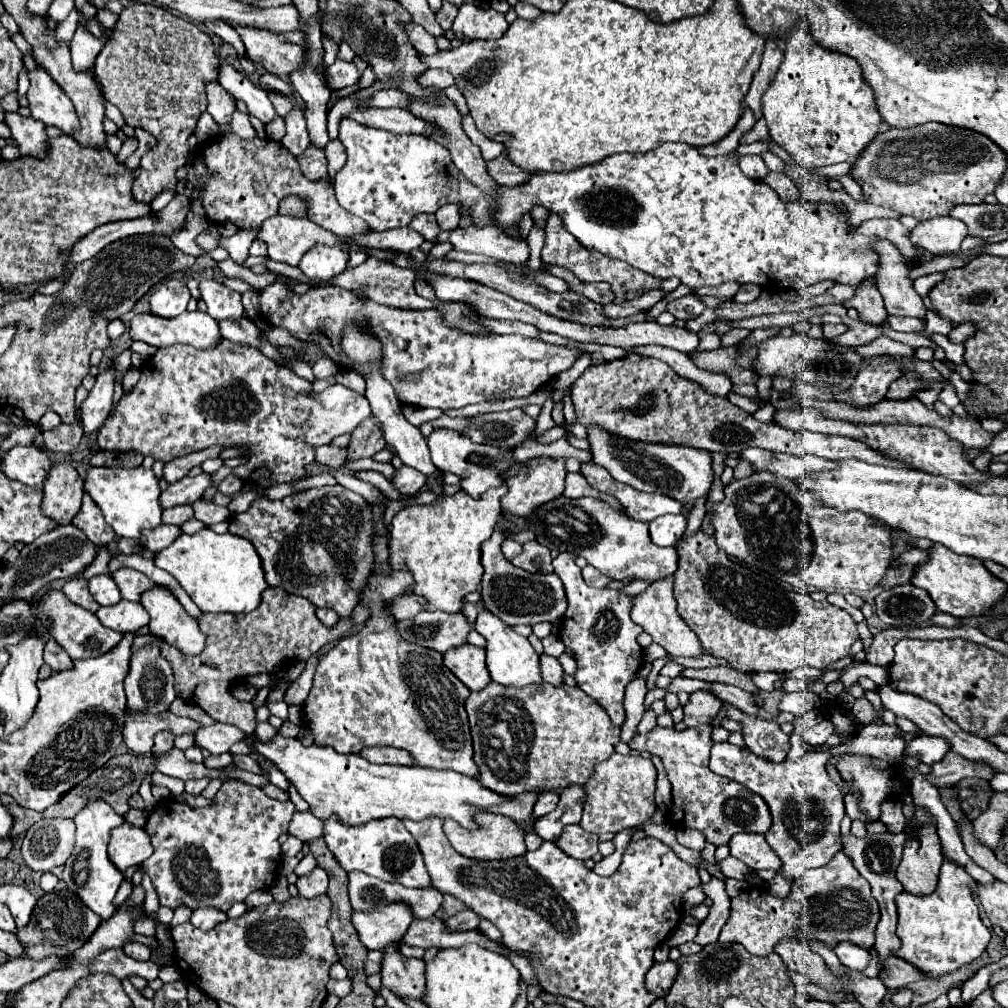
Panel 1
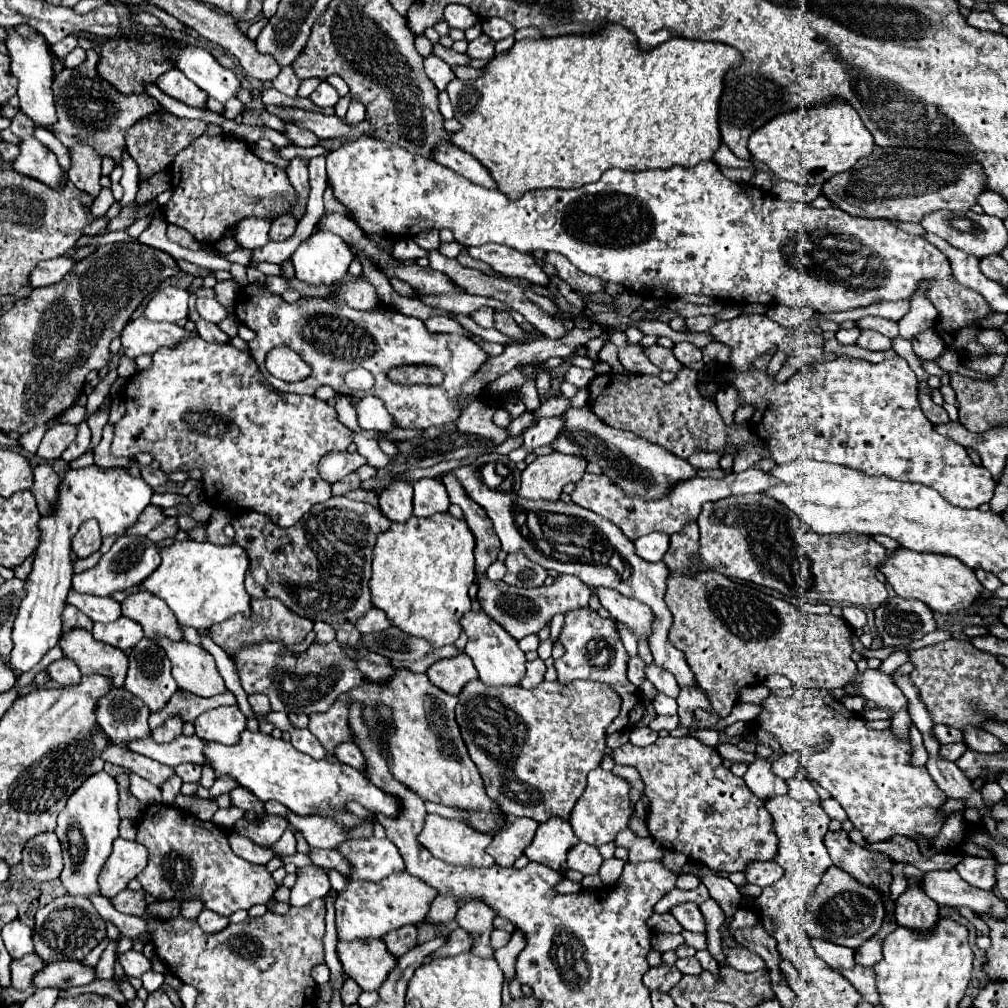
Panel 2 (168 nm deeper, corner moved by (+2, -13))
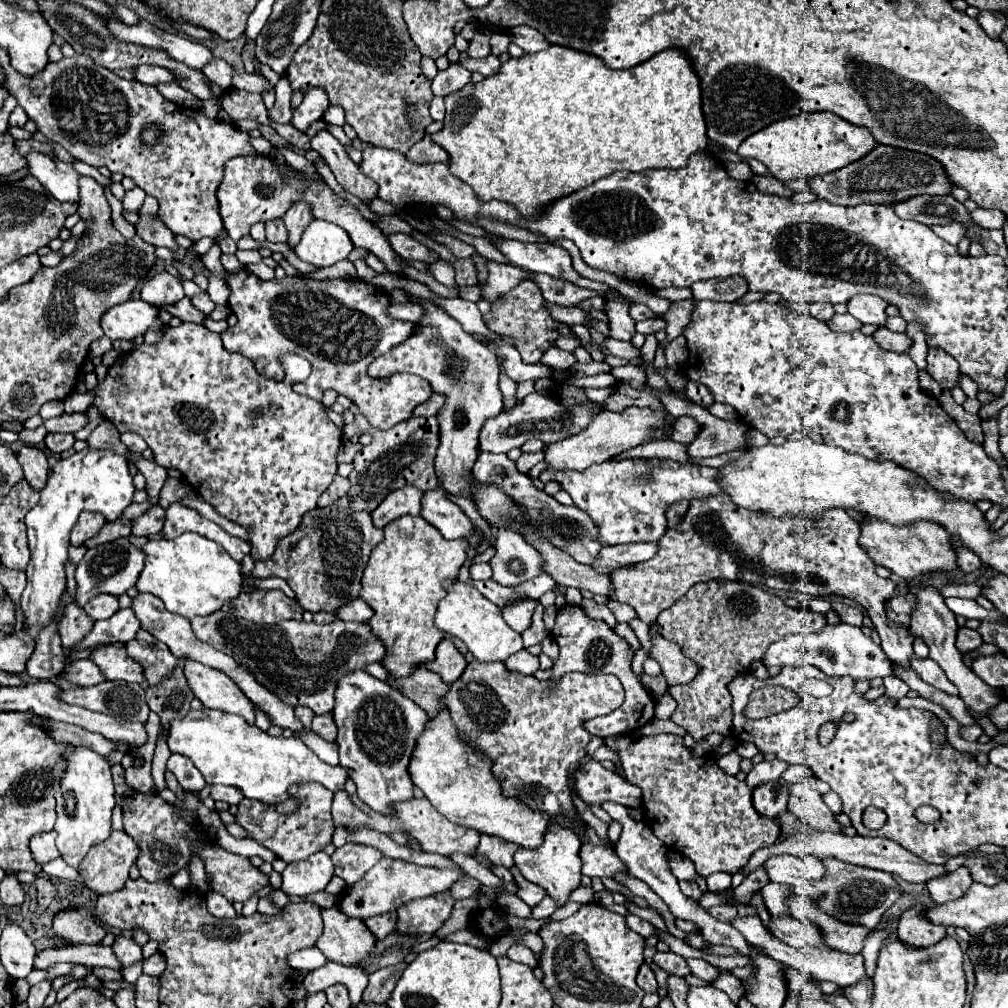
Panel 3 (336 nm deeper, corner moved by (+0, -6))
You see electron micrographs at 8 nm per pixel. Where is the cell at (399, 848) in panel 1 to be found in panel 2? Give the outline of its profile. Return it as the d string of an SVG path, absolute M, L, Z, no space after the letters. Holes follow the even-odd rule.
M350 839L336 847L350 865L352 881L382 881L392 873L404 873L404 859L390 839Z

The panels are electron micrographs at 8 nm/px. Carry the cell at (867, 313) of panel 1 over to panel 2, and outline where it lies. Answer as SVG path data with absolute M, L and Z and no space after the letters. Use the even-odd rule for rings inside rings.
M860 331L860 337L858 337L856 345L864 347L864 349L870 349L870 351L886 351L886 349L892 347L892 341L878 335L876 331Z

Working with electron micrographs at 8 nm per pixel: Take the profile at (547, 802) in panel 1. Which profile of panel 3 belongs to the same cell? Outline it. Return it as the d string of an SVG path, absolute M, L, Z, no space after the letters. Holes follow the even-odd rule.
M482 834L480 836L480 844L476 846L474 856L482 854L482 856L488 856L488 860L492 860L492 864L496 864L496 866L500 864L500 866L510 868L514 864L512 856L514 856L516 850L518 850L518 846L512 844L512 842L506 842L506 840L496 838L496 836Z

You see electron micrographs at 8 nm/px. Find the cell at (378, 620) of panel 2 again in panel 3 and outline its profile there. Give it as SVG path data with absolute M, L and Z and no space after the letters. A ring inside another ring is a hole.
M360 598L350 600L348 604L340 606L336 610L336 616L340 620L354 620L354 622L366 622L368 618L372 618L372 608L368 608L368 604Z

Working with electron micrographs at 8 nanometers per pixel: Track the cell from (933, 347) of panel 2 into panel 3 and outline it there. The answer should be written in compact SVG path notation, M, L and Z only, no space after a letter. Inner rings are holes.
M930 348L928 352L928 368L926 372L942 386L942 390L952 390L960 384L960 370L952 356L946 356L946 352Z

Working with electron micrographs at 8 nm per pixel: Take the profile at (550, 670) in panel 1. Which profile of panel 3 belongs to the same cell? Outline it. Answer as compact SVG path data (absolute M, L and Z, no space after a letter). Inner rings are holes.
M520 650L514 656L510 656L508 660L504 660L504 666L510 672L520 672L520 674L534 674L538 670L538 656L530 654L528 650Z

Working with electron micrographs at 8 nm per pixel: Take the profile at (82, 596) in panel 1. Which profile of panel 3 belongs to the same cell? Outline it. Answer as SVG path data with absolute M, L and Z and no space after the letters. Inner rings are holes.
M70 602L64 610L64 618L60 622L60 636L64 650L74 650L76 644L84 640L84 636L92 630L94 620L88 618L82 608L78 608L74 602Z

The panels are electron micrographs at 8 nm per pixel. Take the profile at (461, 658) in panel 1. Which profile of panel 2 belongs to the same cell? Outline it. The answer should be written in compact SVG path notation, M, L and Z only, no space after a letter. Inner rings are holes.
M466 653L436 661L434 665L430 665L426 675L436 687L444 689L450 695L458 695L462 691L462 685L478 679L478 671L474 671L472 659Z

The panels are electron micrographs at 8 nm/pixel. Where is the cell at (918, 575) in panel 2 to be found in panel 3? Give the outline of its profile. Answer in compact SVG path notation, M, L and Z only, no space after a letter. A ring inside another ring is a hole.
M864 516L860 524L860 546L878 566L886 566L900 578L914 578L934 570L954 570L956 554L948 542L948 534L938 524L918 520L916 524L908 524L906 528L894 528L892 524L884 524L882 520L872 520L872 516Z

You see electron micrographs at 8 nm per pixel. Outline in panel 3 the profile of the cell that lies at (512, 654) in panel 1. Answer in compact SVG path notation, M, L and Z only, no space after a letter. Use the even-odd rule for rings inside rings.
M454 580L454 582L444 582L444 590L446 590L446 596L438 604L434 624L446 636L462 640L476 660L480 660L480 662L492 662L492 660L504 662L508 656L522 650L520 634L514 632L504 622L502 612L490 600L486 600L474 586L460 582L460 580Z

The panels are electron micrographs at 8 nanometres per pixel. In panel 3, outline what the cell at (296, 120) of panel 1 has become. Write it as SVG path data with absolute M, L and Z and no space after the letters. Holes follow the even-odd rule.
M298 202L282 216L282 220L288 228L288 246L290 246L290 250L294 250L294 246L300 242L302 232L312 222L312 212L306 202Z

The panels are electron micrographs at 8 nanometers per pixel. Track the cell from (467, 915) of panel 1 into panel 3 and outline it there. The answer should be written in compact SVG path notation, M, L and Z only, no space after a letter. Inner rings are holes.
M400 962L396 966L390 966L390 968L382 968L382 970L376 970L374 974L370 974L368 978L368 986L364 990L364 1002L376 1002L376 1004L386 1004L396 980L400 978L400 974L404 972L406 964Z

